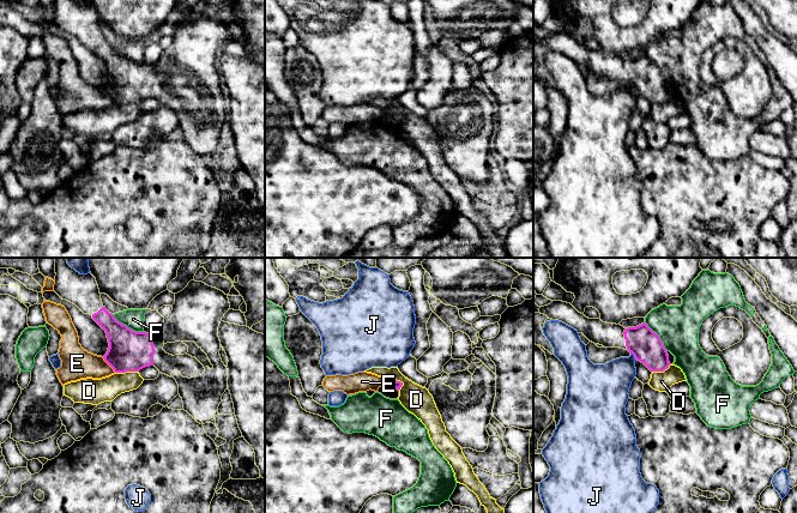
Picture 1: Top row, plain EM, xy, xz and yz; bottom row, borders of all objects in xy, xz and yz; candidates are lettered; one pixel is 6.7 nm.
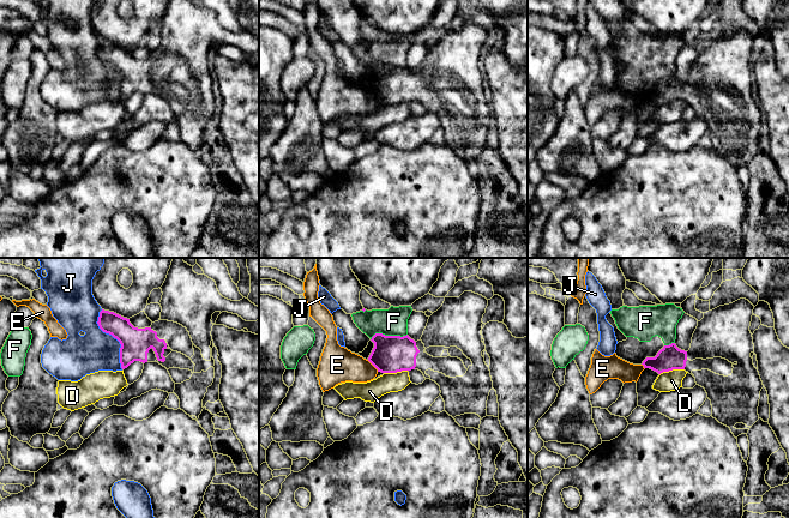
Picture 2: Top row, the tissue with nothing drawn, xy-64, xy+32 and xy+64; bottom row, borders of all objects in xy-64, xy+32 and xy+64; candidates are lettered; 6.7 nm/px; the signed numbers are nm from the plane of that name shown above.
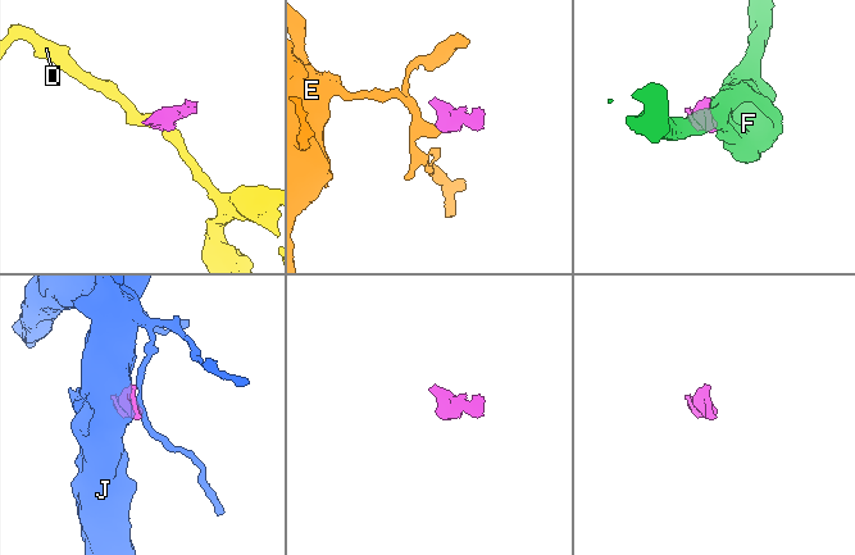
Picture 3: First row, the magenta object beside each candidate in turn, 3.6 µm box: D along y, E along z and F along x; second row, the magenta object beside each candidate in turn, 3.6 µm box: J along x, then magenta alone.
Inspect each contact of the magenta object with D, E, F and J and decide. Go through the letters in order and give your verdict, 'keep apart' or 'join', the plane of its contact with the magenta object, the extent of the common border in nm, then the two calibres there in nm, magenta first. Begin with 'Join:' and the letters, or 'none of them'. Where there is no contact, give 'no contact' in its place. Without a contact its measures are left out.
Join: none of them
D: keep apart | xz | 150 nm | 60/190 nm
E: keep apart | xy | 140 nm | 280/220 nm
F: keep apart | xy | 240 nm | 280/140 nm
J: keep apart | yz | 60 nm | 200/260 nm

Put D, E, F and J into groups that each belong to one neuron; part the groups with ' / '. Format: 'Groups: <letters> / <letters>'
Groups: D / E / F / J

